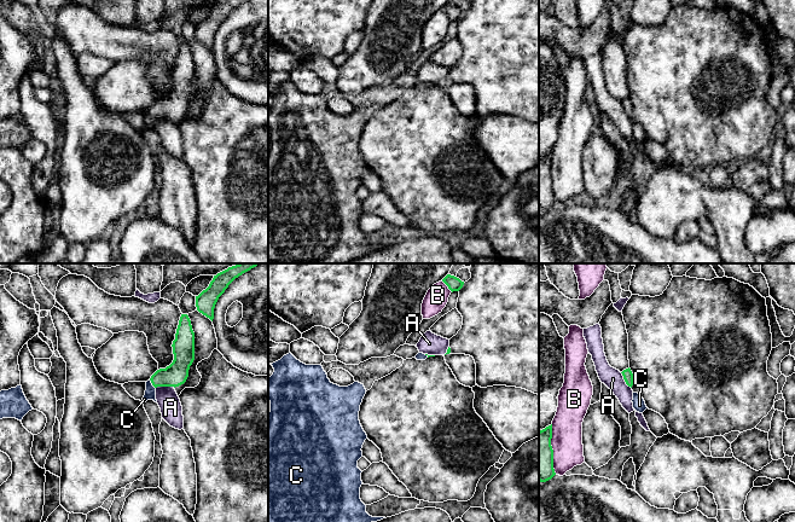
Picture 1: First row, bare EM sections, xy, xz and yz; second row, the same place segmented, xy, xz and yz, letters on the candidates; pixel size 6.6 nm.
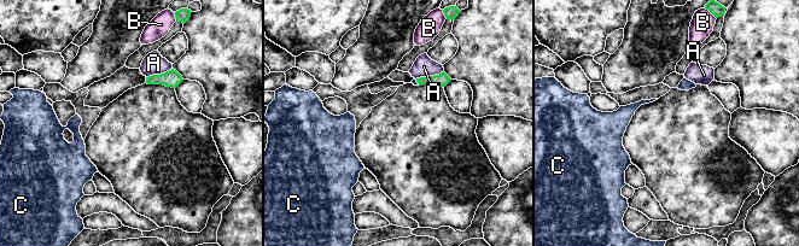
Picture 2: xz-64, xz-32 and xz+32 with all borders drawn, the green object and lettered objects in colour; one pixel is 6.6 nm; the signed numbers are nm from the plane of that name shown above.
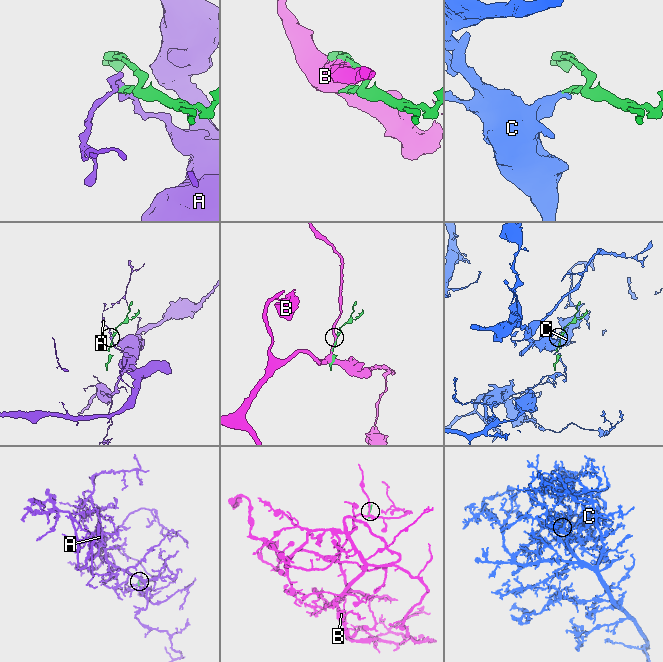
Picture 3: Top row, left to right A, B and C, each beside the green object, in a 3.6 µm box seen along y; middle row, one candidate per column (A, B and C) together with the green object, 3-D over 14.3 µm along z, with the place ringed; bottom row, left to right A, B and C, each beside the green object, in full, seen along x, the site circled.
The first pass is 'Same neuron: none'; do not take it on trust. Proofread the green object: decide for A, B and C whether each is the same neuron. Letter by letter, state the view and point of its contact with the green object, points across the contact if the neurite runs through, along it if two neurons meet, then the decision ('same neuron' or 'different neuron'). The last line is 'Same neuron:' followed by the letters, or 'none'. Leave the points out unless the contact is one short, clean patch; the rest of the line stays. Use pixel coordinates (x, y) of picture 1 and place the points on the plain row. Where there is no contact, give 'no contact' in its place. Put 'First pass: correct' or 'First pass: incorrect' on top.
First pass: incorrect
A: meets green in xy at (164, 115); border along xy (174, 116), (156, 117); different neuron
B: meets green in yz at (552, 179); different neuron
C: meets green in xy at (152, 114); runs through xy (177, 103), (161, 106), (152, 114), (150, 122); same neuron
Same neuron: C

